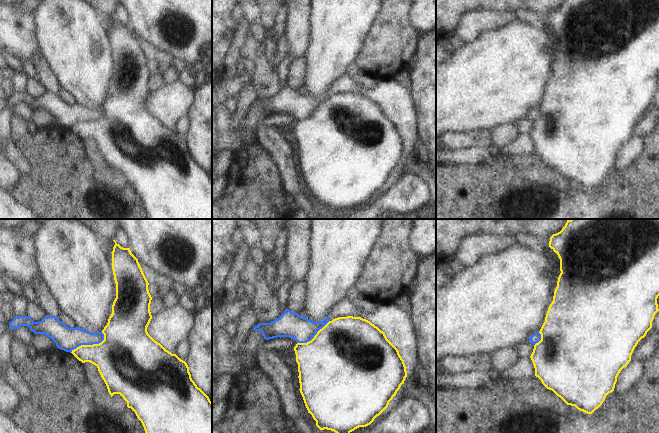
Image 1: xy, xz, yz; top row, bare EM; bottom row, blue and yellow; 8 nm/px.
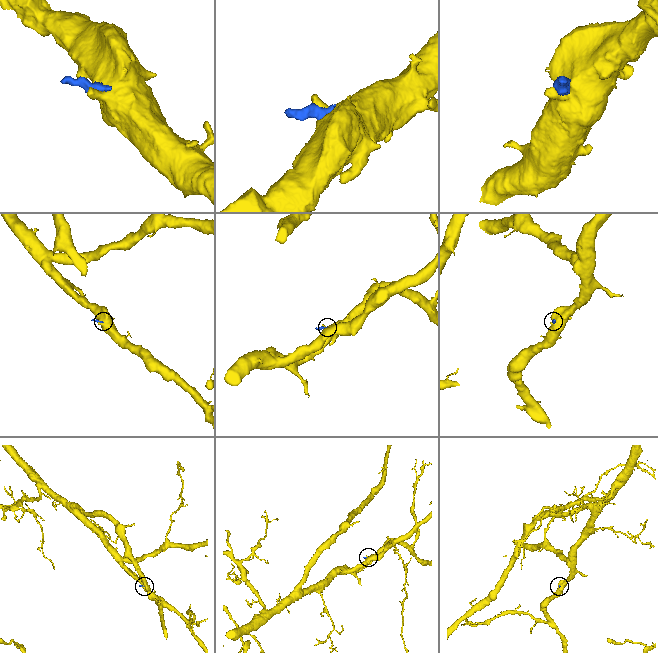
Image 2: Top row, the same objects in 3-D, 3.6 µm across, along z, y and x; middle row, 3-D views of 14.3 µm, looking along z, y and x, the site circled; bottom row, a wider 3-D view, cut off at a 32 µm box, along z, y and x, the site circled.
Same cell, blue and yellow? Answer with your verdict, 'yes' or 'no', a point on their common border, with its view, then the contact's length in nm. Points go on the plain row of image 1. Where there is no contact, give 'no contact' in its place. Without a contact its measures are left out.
no; contact xy (89, 120); length 320 nm

